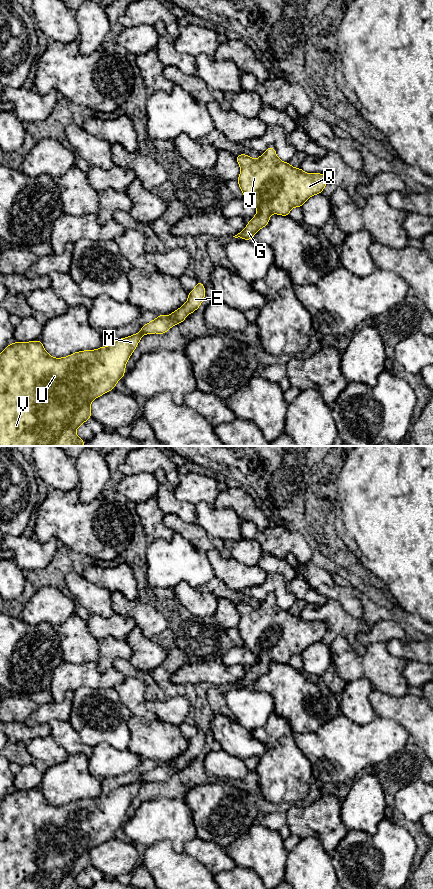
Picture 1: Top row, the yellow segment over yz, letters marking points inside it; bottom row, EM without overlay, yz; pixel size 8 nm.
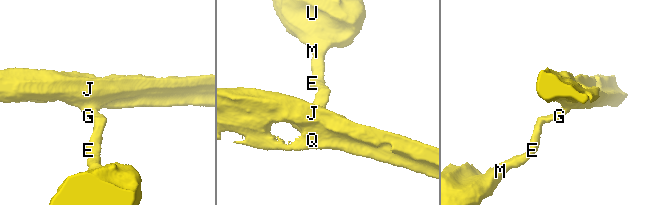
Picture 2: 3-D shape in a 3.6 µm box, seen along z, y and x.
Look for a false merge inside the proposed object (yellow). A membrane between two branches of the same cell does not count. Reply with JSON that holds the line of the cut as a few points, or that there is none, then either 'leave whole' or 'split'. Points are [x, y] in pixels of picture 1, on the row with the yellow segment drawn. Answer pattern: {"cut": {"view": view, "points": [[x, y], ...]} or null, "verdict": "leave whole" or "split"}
{"cut": null, "verdict": "leave whole"}

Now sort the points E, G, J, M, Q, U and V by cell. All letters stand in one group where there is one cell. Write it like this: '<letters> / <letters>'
E G J M Q U V

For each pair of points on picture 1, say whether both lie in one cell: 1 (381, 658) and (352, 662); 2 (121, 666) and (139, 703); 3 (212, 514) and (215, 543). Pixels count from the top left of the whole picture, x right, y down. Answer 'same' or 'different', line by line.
1: same
2: different
3: different

